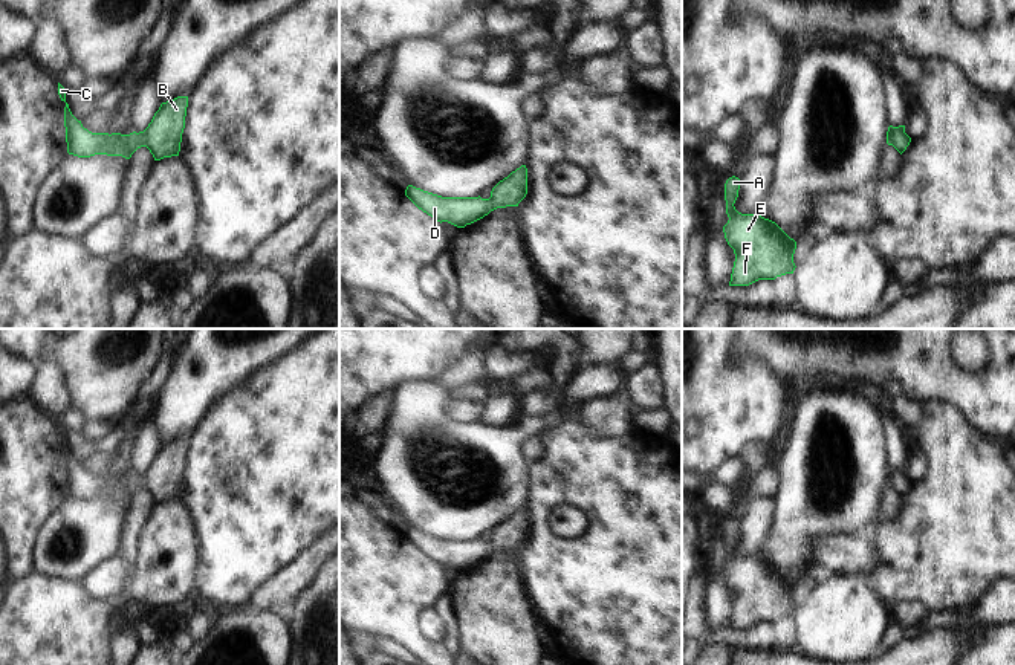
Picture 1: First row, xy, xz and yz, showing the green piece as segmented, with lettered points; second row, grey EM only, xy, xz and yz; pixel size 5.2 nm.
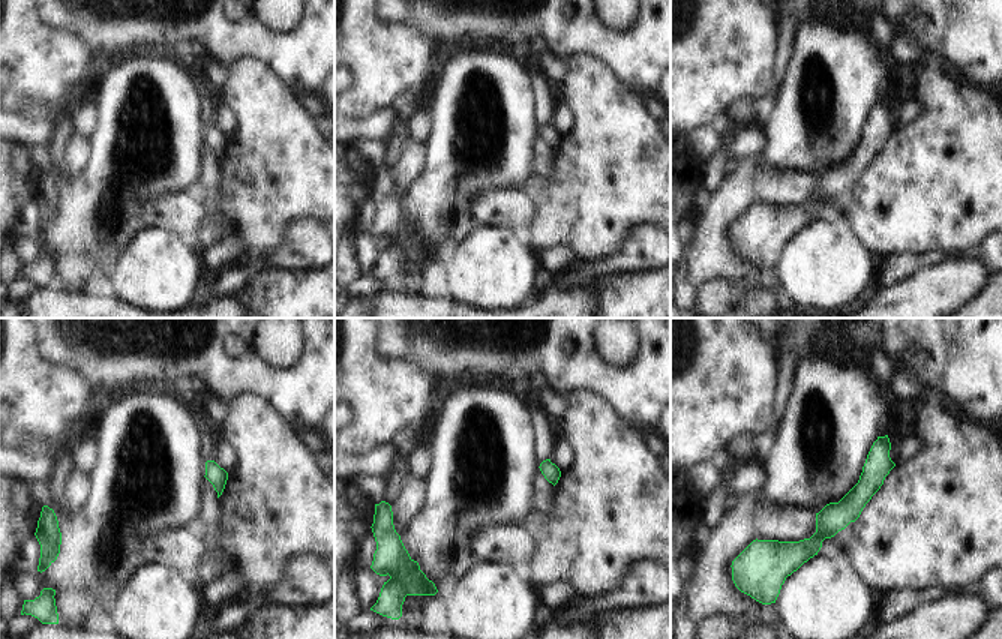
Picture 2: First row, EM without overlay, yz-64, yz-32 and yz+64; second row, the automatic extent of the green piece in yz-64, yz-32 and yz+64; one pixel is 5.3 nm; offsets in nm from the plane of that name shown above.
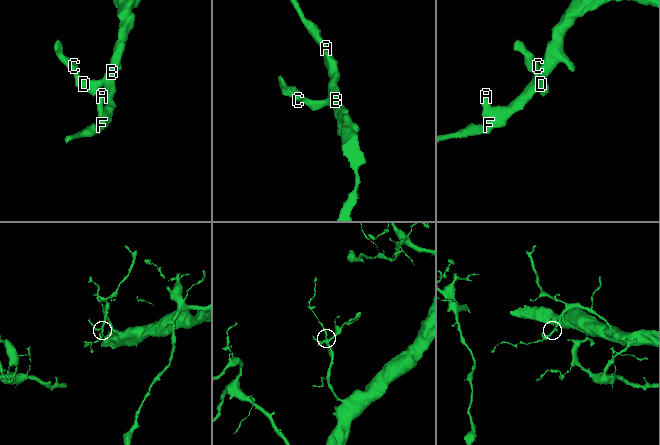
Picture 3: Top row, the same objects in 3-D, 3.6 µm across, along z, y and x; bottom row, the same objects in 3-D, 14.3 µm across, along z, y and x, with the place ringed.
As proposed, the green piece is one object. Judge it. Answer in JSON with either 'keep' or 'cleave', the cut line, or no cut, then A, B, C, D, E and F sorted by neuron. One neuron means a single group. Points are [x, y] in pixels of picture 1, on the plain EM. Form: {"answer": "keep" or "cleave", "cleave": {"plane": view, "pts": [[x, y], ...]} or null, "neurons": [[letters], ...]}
{"answer": "keep", "cleave": null, "neurons": [["A", "B", "C", "D", "E", "F"]]}

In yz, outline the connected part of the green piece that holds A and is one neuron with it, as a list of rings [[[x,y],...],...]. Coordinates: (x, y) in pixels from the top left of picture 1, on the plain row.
[[[732,518],[725,526],[728,566],[725,581],[734,592],[735,604],[729,628],[749,628],[758,622],[775,622],[793,616],[796,584],[775,564],[755,556],[741,556],[734,546],[740,521]]]

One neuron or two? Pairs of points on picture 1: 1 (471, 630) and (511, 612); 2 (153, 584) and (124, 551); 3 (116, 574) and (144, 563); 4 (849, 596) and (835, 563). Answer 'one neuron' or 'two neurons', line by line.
1: one neuron
2: two neurons
3: two neurons
4: two neurons

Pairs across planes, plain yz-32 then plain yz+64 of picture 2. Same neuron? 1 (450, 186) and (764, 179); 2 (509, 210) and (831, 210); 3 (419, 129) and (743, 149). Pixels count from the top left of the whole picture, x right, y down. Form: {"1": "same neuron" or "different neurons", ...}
{"1": "different neurons", "2": "same neuron", "3": "same neuron"}

